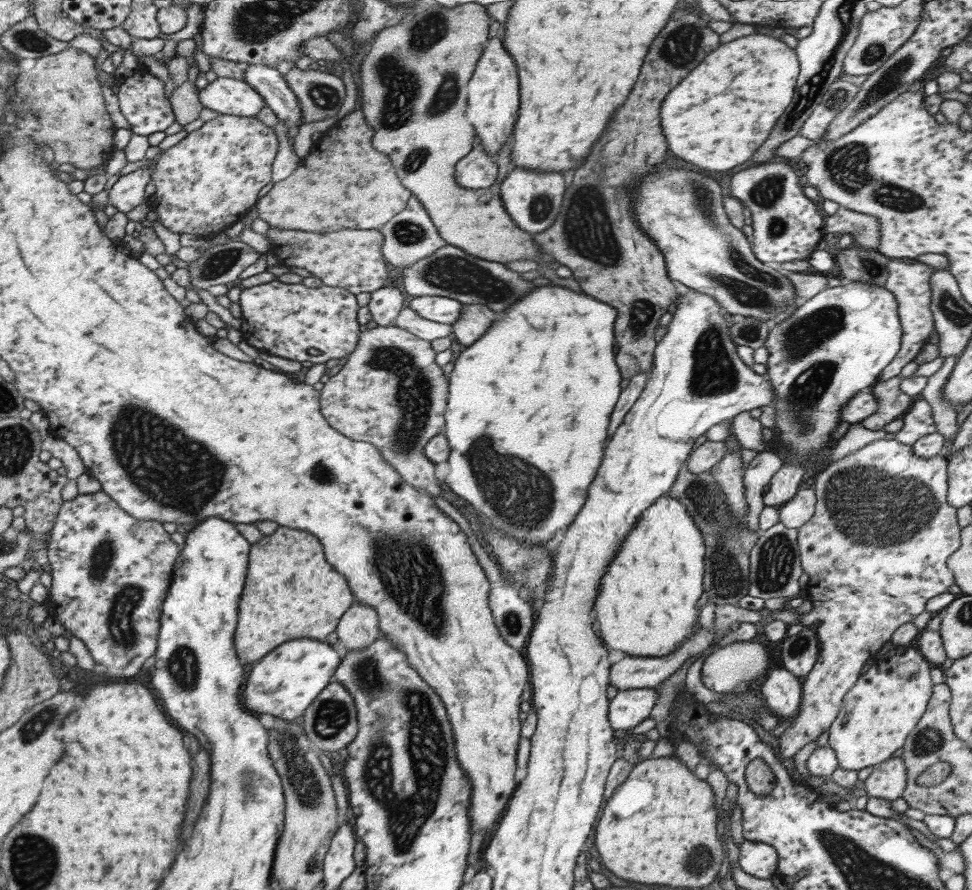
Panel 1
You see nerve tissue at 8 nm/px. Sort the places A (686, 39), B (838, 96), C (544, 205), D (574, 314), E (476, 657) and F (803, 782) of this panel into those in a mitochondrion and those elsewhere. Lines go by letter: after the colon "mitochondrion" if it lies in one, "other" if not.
A: mitochondrion
B: mitochondrion
C: mitochondrion
D: other
E: other
F: other

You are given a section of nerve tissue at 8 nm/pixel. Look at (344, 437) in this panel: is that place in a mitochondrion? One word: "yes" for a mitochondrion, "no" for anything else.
no

